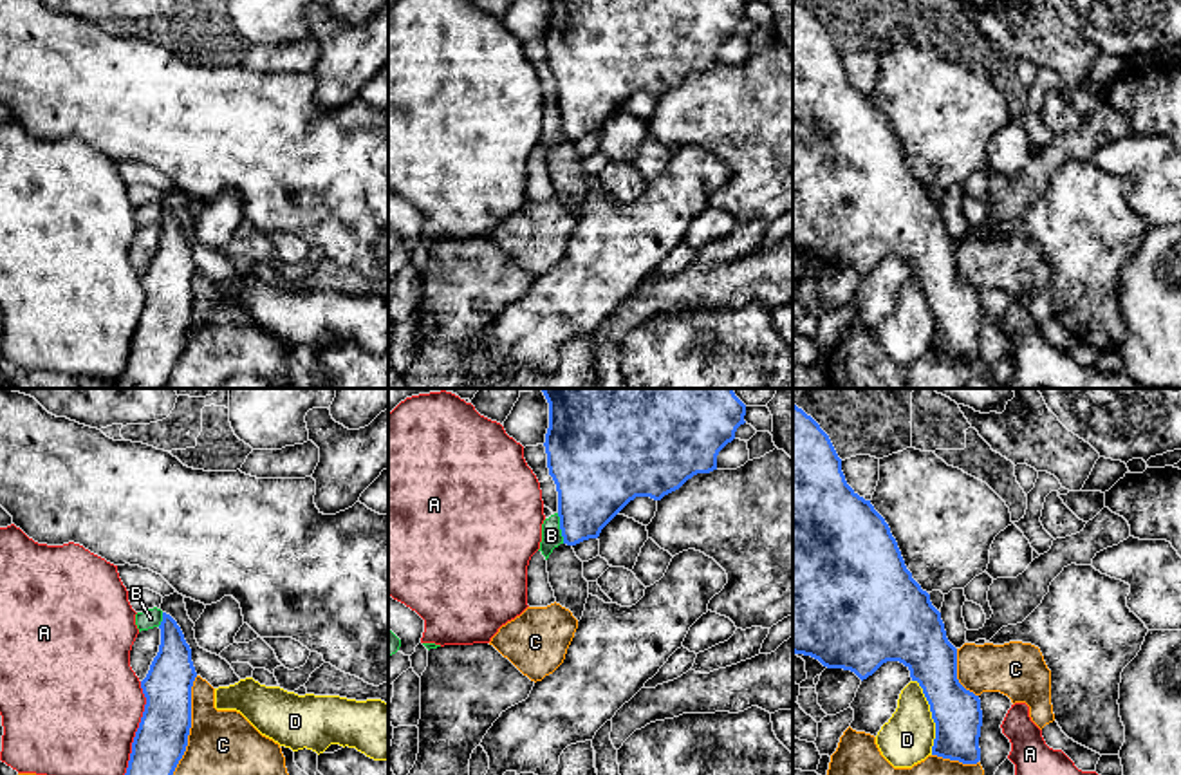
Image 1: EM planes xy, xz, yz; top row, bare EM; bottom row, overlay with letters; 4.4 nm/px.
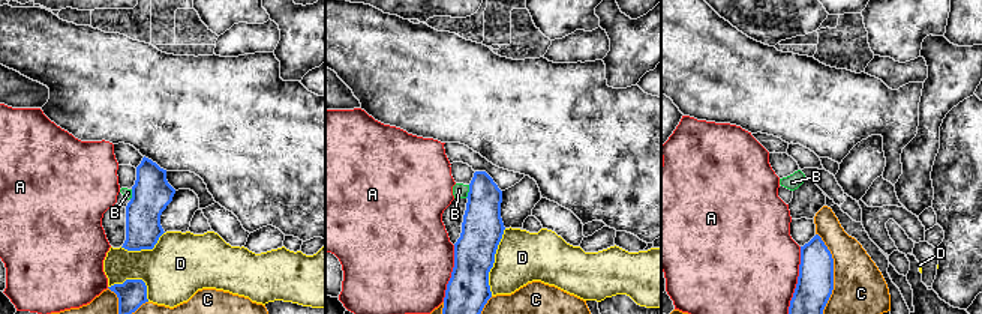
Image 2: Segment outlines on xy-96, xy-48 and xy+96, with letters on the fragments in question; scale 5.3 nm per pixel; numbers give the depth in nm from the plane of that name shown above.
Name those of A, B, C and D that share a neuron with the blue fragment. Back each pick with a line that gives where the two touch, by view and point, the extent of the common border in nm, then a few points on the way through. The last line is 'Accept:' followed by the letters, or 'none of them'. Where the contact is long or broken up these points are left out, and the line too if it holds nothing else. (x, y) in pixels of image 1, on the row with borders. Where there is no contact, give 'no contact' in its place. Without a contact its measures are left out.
Accept: none of them

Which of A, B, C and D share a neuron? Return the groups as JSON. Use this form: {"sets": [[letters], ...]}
{"sets": [["A"], ["B"], ["C"], ["D"]]}

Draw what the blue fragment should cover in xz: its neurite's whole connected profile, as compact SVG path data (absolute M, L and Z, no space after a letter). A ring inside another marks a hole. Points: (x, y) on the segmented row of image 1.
M542 388L549 403L547 468L558 491L563 544L598 538L601 529L636 497L661 500L697 473L717 470L719 452L744 425L746 405L733 388Z

